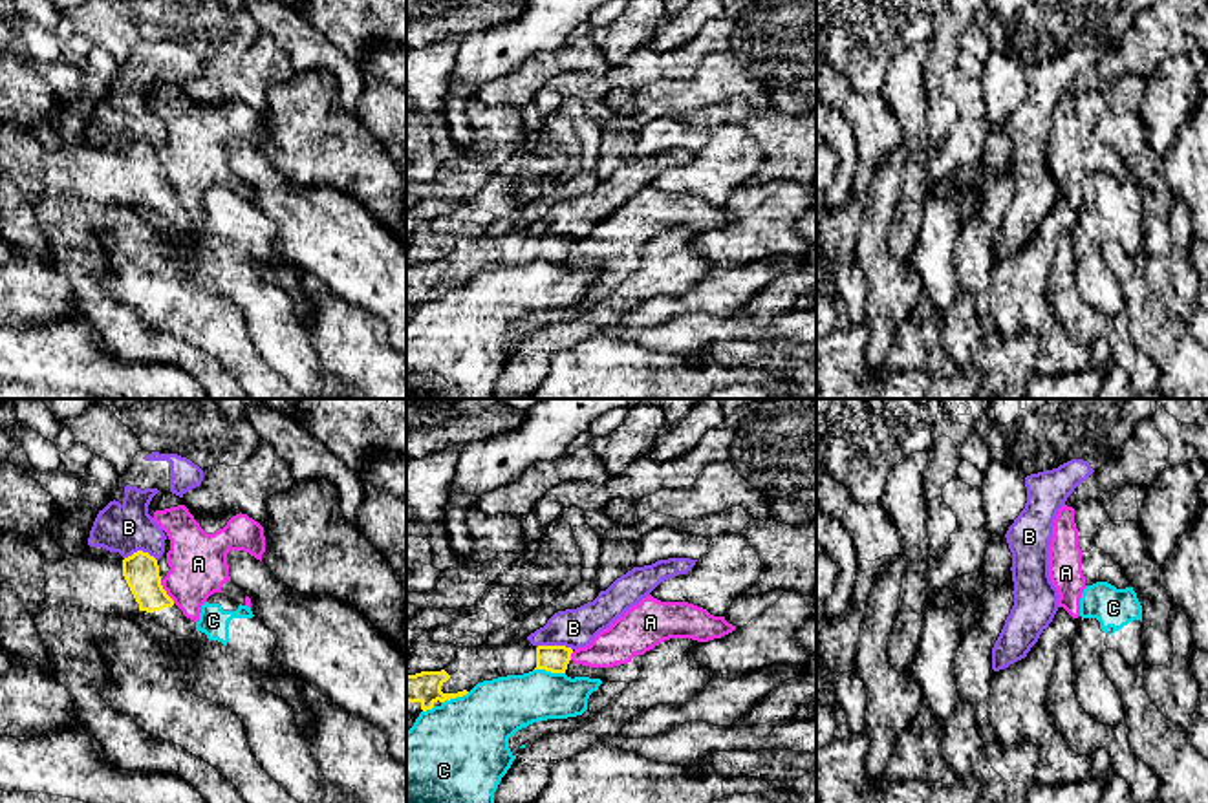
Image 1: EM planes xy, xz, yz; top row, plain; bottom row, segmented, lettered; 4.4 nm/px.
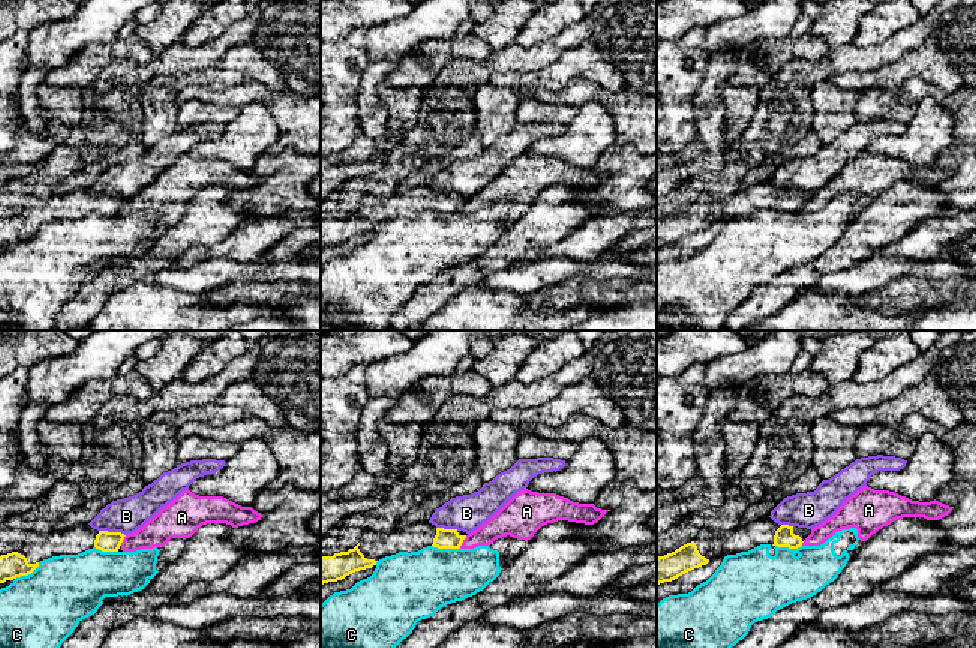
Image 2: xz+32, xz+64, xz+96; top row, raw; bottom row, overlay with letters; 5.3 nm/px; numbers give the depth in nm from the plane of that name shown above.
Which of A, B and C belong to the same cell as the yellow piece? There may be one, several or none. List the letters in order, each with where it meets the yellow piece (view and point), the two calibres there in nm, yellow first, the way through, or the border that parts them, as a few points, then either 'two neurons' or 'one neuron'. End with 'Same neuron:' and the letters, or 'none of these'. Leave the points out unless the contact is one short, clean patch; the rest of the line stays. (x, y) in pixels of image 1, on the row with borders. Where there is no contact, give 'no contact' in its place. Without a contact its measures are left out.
A: contact xy (165, 591); calibres 160 and 260 nm; border xy (160, 580), (174, 602); two neurons
B: contact xz (555, 646); calibres 120 and 180 nm; two neurons
C: contact xz (550, 670); calibres 120 and 260 nm; two neurons
Same neuron: none of these

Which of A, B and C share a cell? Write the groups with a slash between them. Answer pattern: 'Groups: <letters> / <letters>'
Groups: A / B / C

